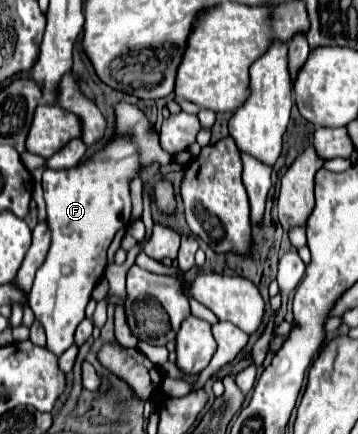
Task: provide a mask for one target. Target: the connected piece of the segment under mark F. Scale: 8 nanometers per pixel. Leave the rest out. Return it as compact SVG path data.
M118 102L114 104L114 114L116 114L114 136L88 162L82 162L68 170L46 168L42 174L46 224L52 232L52 244L50 244L44 264L36 272L34 286L28 294L28 304L36 320L42 324L46 332L46 348L52 350L52 354L56 356L60 356L74 344L74 330L84 320L84 310L86 310L86 304L90 302L92 288L96 286L96 282L102 278L106 270L106 250L110 242L114 240L116 232L130 222L130 182L134 178L140 178L142 170L154 162L158 162L160 166L166 166L172 162L170 154L164 152L160 146L158 132L152 128L150 120L138 106L128 104L128 102Z

